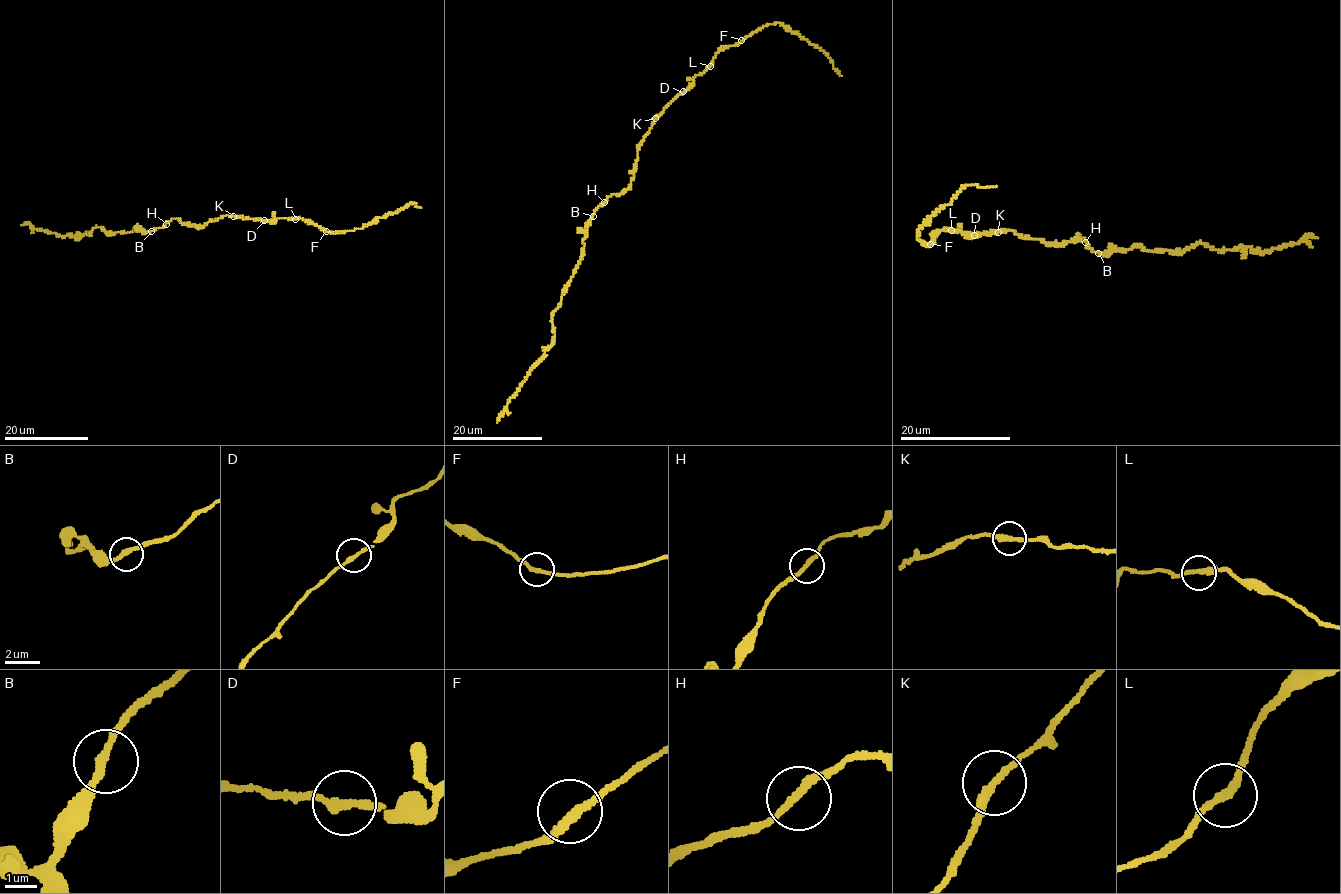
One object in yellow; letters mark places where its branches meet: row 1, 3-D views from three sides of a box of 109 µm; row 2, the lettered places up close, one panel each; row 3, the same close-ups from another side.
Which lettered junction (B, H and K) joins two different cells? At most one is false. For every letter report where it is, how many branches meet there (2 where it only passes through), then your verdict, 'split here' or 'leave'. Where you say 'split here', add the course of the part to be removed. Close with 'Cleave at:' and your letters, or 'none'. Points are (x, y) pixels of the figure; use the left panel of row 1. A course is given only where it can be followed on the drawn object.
B: (151, 231) | 2 | leave
H: (166, 224) | 2 | leave
K: (233, 216) | 2 | leave
Cleave at: none

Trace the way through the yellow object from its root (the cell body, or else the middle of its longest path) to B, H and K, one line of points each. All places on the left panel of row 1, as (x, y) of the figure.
B: (201, 226), (172, 219), (151, 231)
H: (201, 226), (197, 228), (176, 219), (166, 224)
K: (201, 226), (223, 216), (233, 217)

